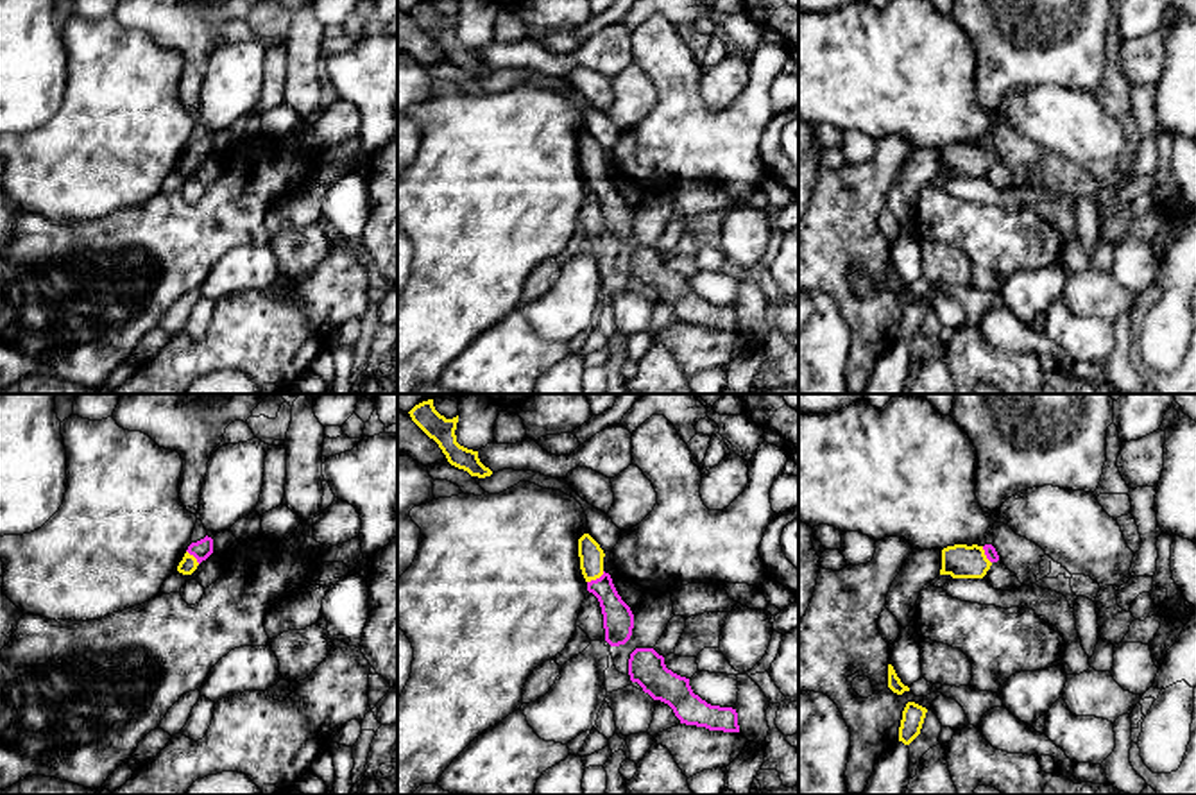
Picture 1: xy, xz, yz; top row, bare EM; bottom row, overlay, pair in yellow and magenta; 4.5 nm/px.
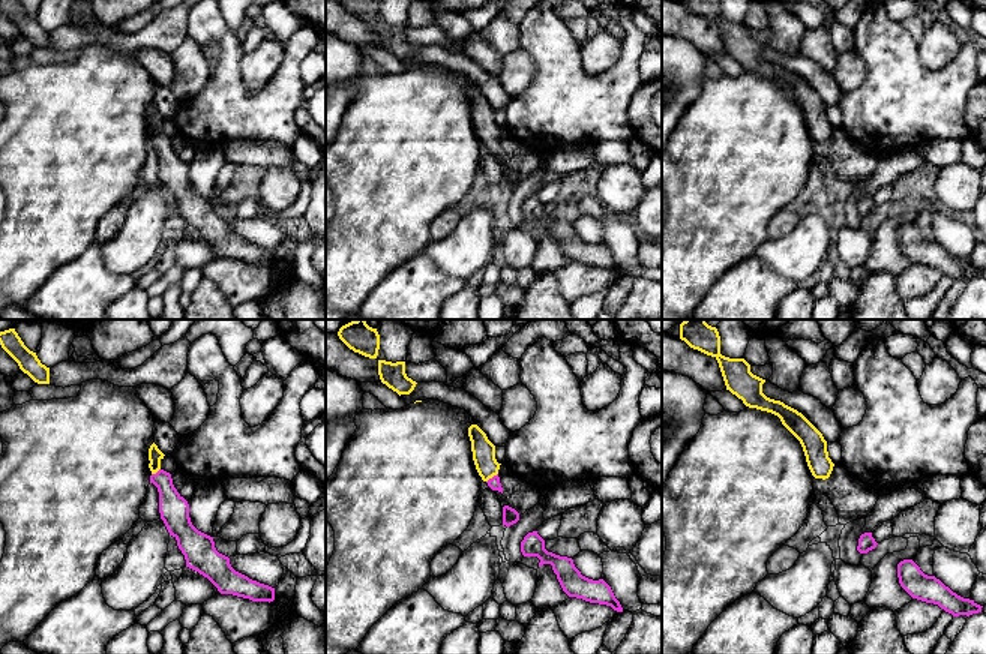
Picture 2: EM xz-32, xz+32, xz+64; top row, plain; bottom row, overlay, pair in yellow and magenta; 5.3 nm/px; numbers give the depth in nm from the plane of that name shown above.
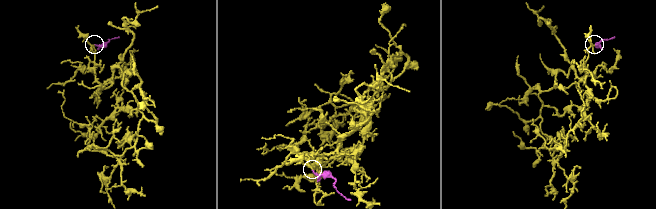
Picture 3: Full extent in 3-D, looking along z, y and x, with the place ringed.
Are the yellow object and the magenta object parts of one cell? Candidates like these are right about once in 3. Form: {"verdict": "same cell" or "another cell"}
{"verdict": "same cell"}

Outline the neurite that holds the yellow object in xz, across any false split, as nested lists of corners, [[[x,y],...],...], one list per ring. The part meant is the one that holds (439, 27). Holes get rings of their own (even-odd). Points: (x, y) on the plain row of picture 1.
[[[423,0],[408,13],[412,20],[439,43],[451,64],[464,68],[471,75],[478,77],[492,73],[492,70],[480,61],[478,50],[467,48],[457,41],[455,29],[458,14],[446,18],[435,9],[433,0]]]

